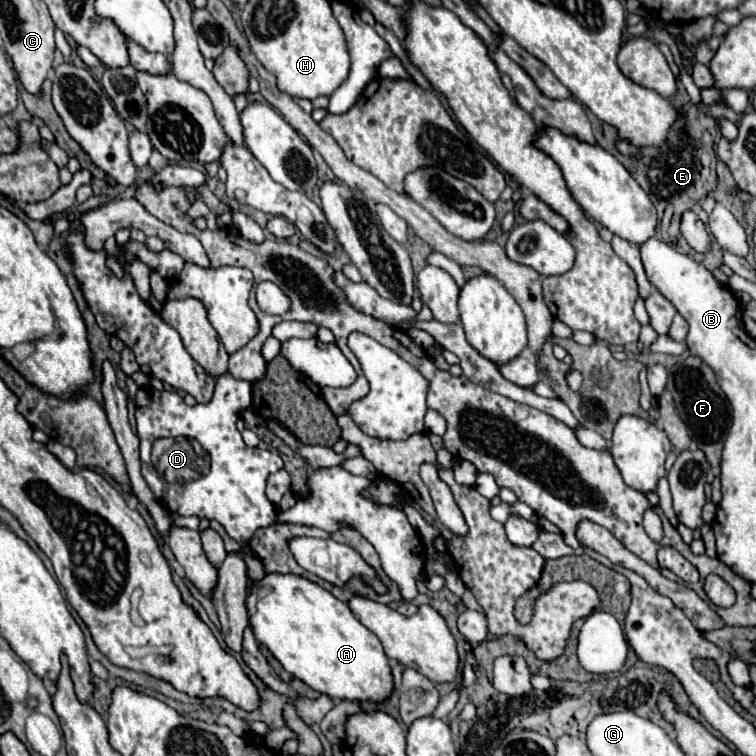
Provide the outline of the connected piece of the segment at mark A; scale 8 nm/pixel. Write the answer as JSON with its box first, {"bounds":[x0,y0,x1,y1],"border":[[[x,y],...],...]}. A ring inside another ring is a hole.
{"bounds":[246,572,392,702],"border":[[[270,572],[262,580],[250,584],[250,590],[246,594],[246,610],[254,638],[260,644],[266,644],[266,648],[278,658],[286,672],[300,678],[310,688],[324,692],[330,698],[362,702],[382,702],[392,694],[392,670],[388,664],[388,656],[384,656],[378,636],[364,628],[364,624],[360,624],[354,612],[322,586],[298,574]]]}

